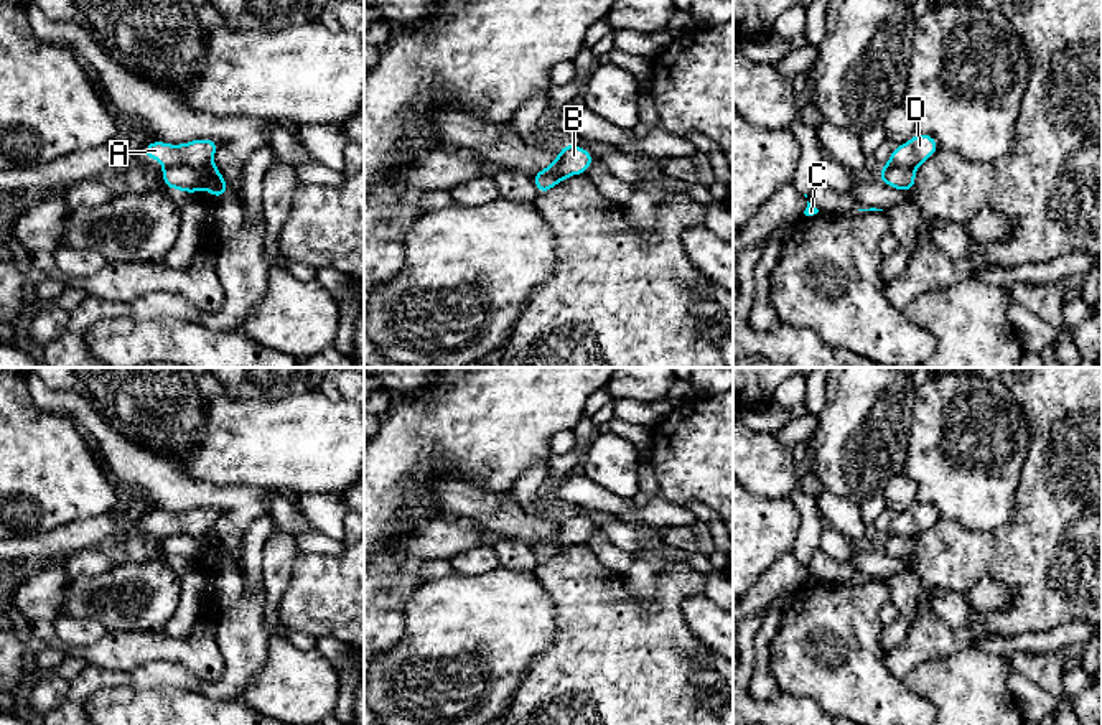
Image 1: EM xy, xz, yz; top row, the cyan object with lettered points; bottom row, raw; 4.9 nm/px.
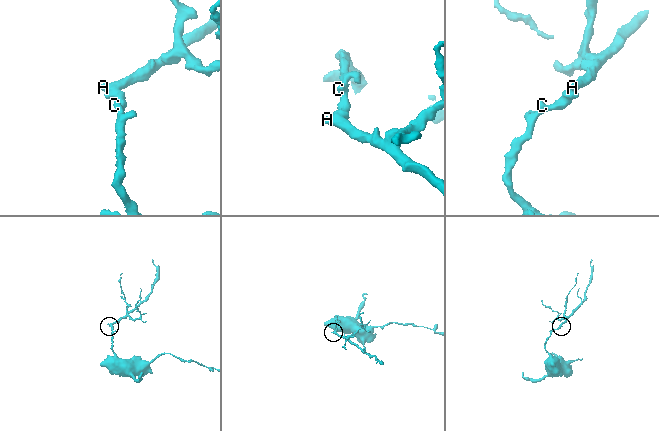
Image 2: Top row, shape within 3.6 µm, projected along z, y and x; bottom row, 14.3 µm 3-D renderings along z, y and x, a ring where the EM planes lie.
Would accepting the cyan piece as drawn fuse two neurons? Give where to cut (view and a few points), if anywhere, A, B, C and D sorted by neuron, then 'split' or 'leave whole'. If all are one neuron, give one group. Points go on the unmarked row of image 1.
cut xy (211, 529), (201, 534), (168, 534), (165, 537); groups A D / B C; split

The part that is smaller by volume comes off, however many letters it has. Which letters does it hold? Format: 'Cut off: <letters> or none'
Cut off: A, D

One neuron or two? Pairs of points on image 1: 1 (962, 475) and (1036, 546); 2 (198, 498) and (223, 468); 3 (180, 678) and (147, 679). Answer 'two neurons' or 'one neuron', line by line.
1: two neurons
2: two neurons
3: one neuron

